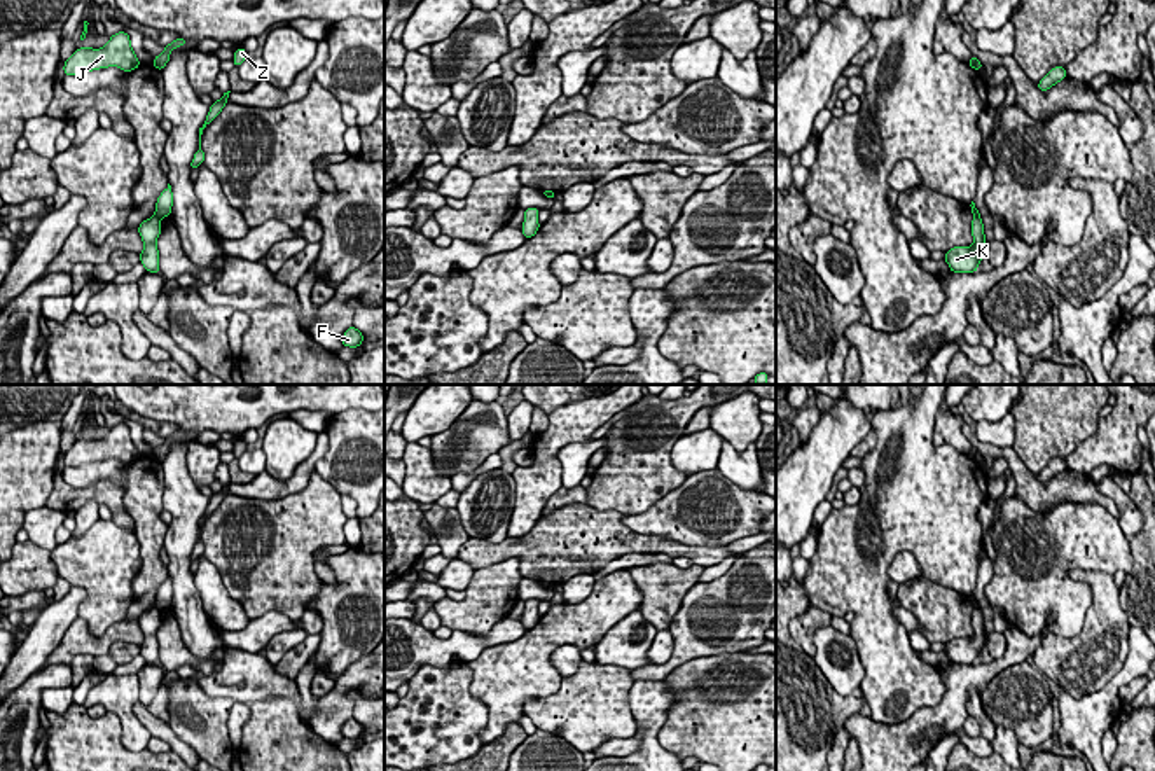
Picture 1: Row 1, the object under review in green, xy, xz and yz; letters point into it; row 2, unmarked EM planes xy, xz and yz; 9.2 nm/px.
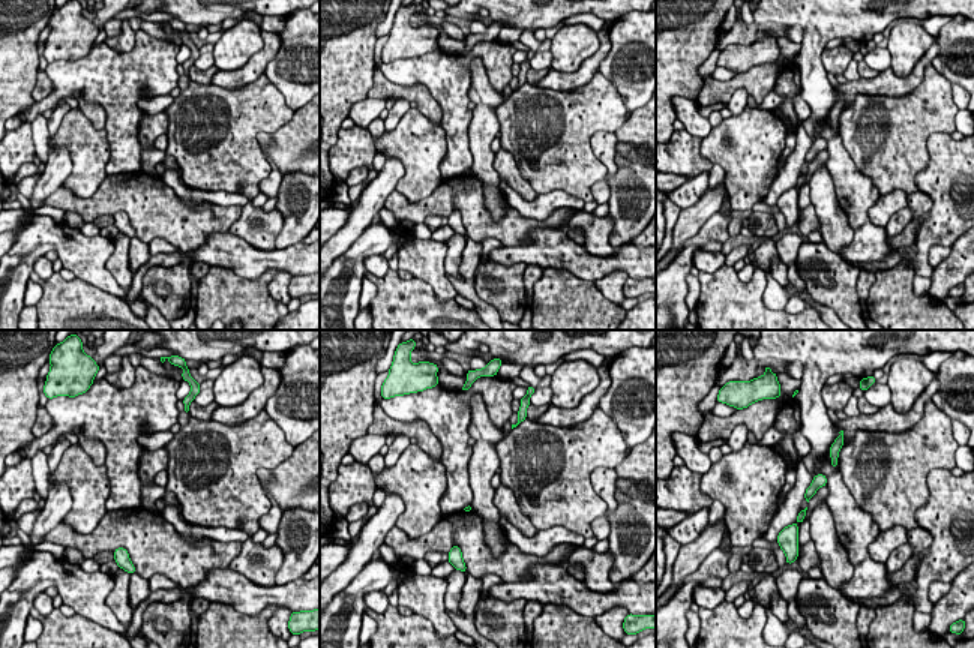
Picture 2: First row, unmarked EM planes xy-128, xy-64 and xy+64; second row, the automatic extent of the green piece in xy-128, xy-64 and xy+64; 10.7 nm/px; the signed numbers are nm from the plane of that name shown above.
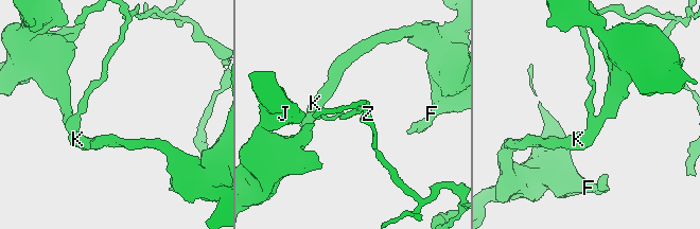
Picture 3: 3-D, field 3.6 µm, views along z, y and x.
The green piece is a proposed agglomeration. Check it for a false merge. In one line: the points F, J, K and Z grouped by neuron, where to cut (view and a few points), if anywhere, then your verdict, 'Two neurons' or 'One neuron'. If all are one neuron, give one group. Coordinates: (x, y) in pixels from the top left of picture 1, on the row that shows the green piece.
Groups: F J K / Z. Split along xy (154, 214), (158, 219). Two neurons

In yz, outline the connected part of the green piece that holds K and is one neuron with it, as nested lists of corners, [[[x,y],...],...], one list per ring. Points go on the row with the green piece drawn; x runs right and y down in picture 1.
[[[973,217],[972,220],[972,236],[972,247],[954,247],[945,252],[944,260],[949,264],[952,273],[975,273],[980,260],[984,259],[986,234],[980,217]]]

